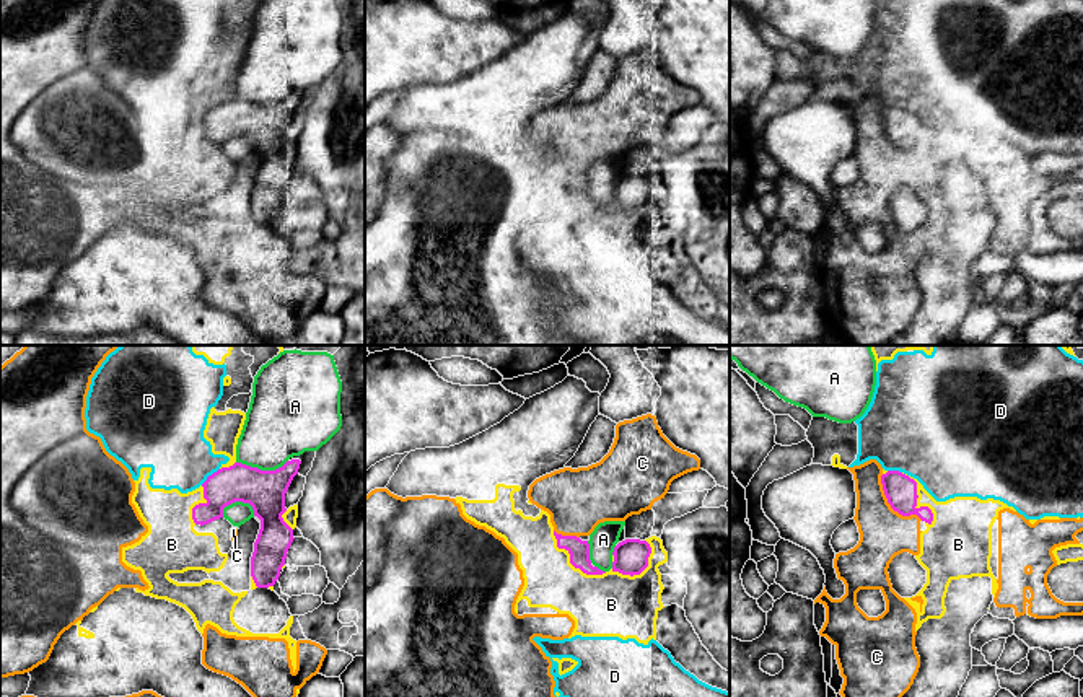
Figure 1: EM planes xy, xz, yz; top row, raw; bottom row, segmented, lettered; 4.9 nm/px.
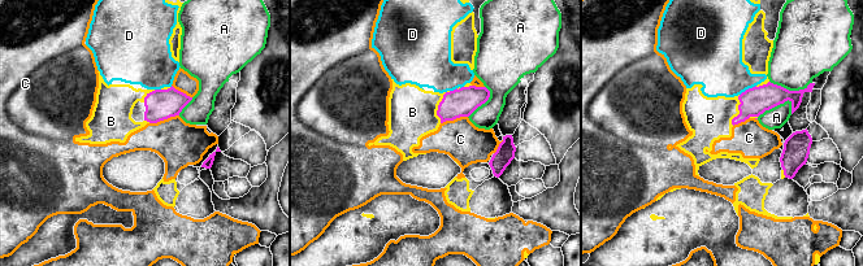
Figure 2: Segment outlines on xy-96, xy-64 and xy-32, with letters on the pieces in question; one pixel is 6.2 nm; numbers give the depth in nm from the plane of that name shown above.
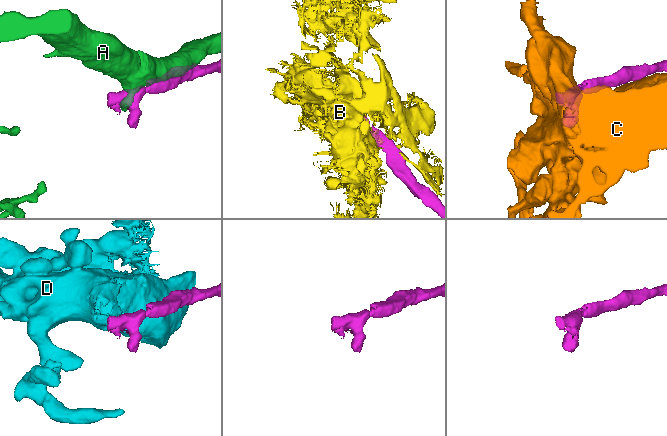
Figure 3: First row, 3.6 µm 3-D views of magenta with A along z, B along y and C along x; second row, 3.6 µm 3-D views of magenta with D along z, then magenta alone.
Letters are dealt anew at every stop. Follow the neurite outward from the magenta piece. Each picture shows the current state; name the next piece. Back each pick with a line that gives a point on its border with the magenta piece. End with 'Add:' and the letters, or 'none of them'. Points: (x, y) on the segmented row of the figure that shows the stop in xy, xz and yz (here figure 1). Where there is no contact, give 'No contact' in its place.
Add: none of them

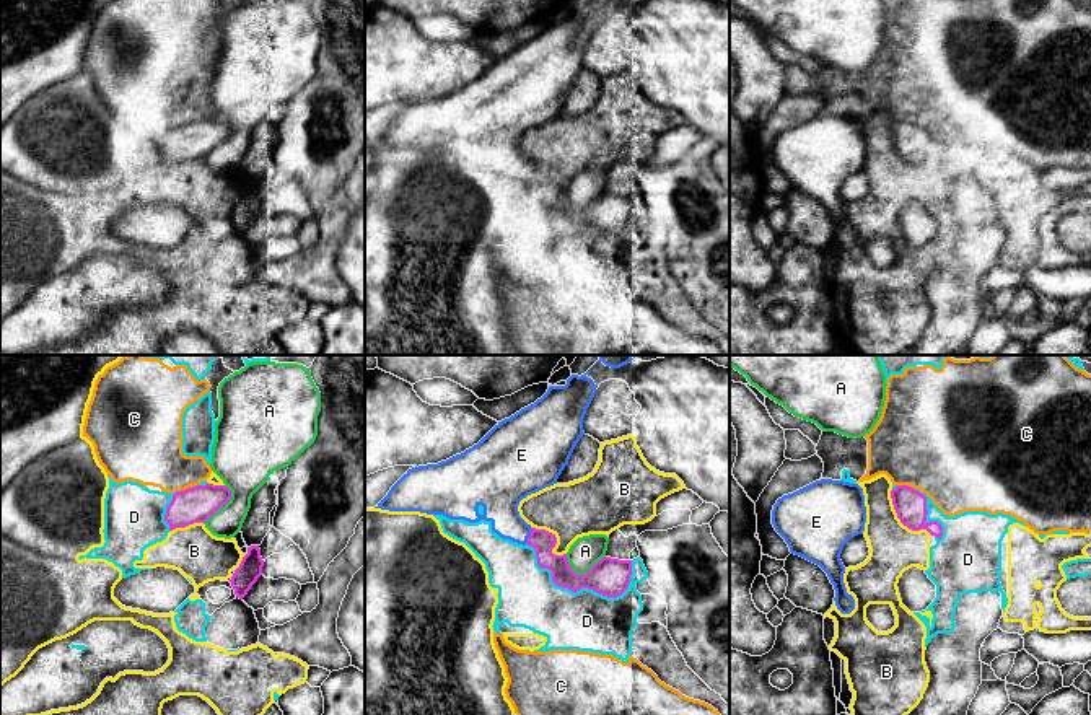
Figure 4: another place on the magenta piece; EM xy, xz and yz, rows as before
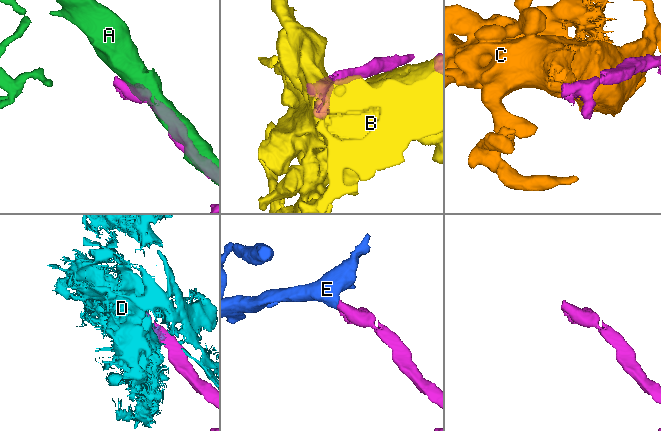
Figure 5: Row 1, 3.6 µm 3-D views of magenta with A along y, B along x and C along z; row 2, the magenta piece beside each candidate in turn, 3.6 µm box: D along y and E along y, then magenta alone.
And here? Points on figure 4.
E: Touches magenta at xz (530, 536)
Add: E

